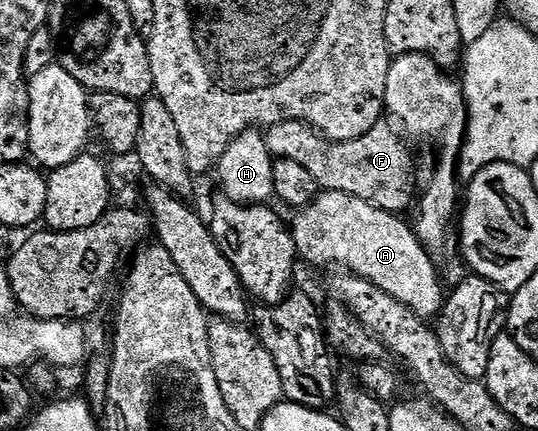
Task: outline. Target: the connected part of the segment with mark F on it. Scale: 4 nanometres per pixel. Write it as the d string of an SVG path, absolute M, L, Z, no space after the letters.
M281 121L269 126L264 136L271 157L300 163L300 167L304 167L304 171L308 171L308 175L312 175L312 179L323 190L347 193L372 203L378 209L397 214L401 214L402 209L409 205L411 208L415 200L416 193L410 190L410 153L406 150L407 142L389 124L374 125L372 131L360 135L360 139L328 141L301 121Z

